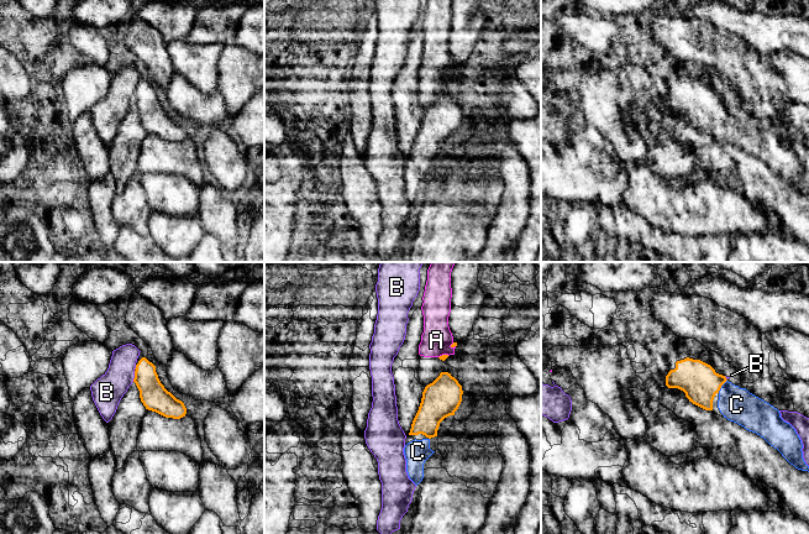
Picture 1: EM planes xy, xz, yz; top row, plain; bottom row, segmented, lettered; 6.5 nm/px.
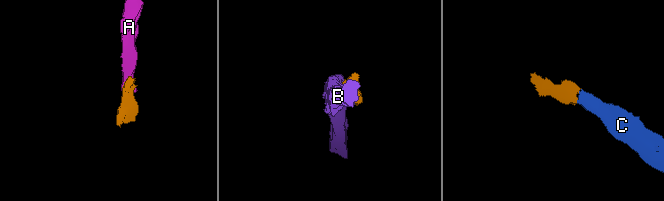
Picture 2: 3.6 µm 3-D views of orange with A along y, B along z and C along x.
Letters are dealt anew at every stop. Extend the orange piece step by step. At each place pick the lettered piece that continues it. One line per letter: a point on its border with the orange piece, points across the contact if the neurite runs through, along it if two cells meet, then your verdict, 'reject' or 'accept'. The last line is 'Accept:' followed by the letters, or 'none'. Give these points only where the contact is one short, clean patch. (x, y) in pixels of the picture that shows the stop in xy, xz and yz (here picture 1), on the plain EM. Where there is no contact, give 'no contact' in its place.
A: xz (444, 78) | along xz (448, 78), (439, 80) | reject
B: xy (135, 99) | along xy (135, 94), (132, 104) | reject
C: yz (721, 108) | across yz (699, 104), (702, 106), (721, 108), (736, 127) | accept
Accept: C

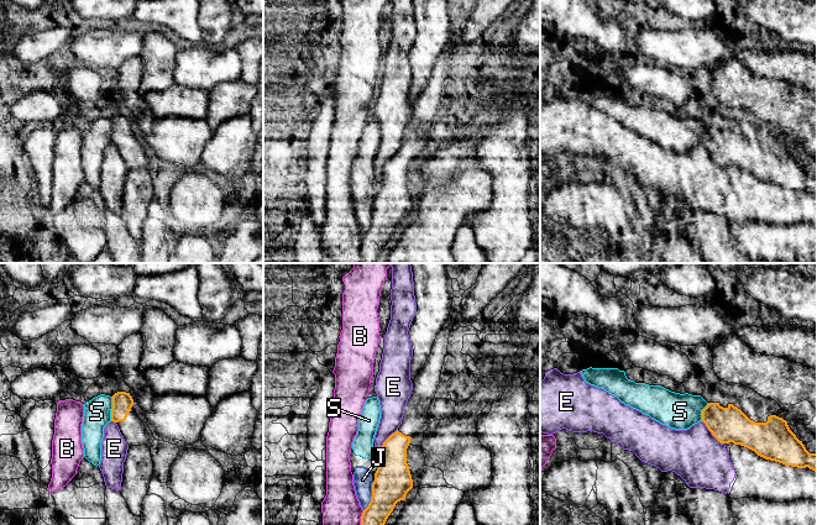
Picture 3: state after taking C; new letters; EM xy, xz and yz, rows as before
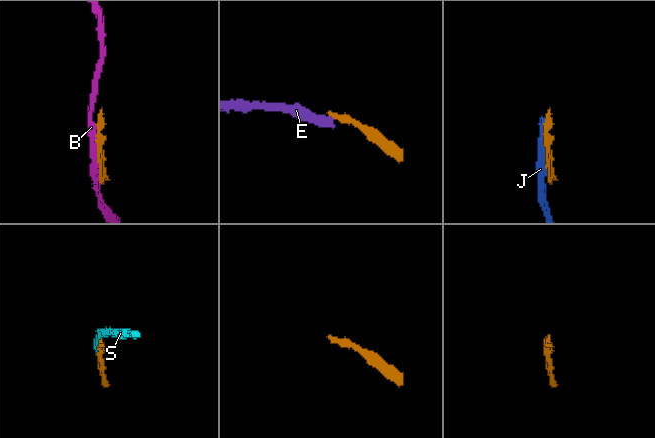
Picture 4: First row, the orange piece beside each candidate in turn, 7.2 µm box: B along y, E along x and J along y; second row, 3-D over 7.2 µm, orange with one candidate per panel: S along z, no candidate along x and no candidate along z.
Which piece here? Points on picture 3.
B: xz (361, 246) | reject
E: yz (711, 155) | along yz (702, 143), (707, 152), (723, 167) | reject
J: xz (371, 220) | reject
S: xy (111, 132) | along xy (110, 120), (111, 143) | reject
Accept: none

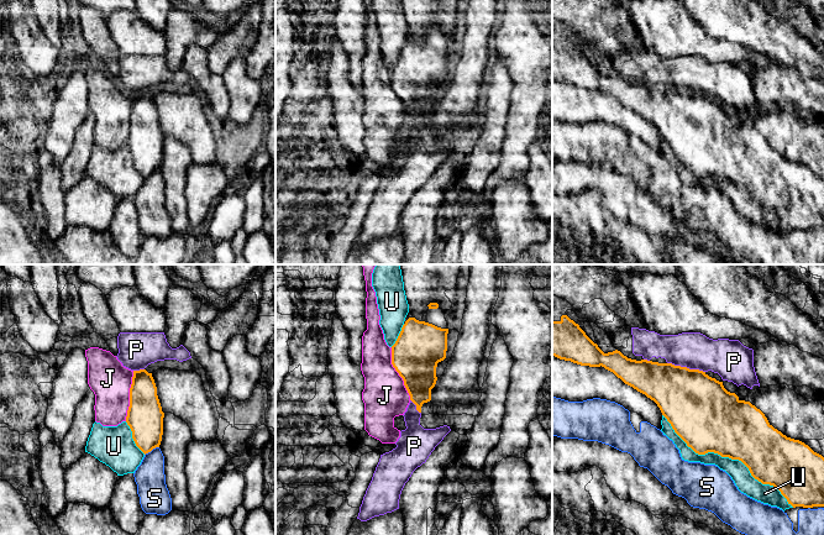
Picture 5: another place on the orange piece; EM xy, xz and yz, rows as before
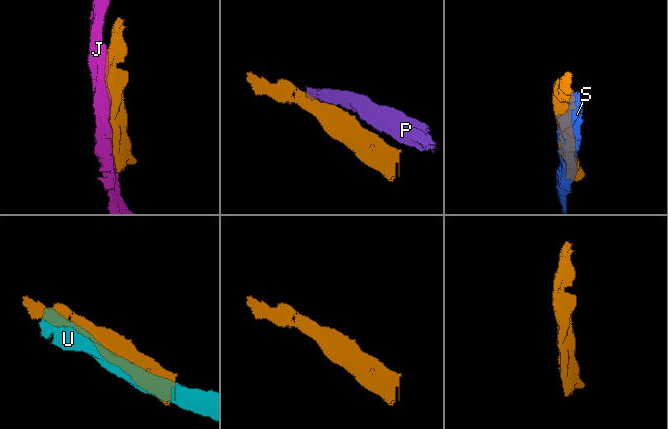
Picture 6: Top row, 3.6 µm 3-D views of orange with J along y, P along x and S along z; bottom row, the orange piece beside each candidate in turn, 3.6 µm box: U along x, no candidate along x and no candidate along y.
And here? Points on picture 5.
J: xz (398, 95) | reject
P: yz (686, 90) | reject
S: xy (151, 173) | reject
U: yz (727, 179) | reject
Accept: none

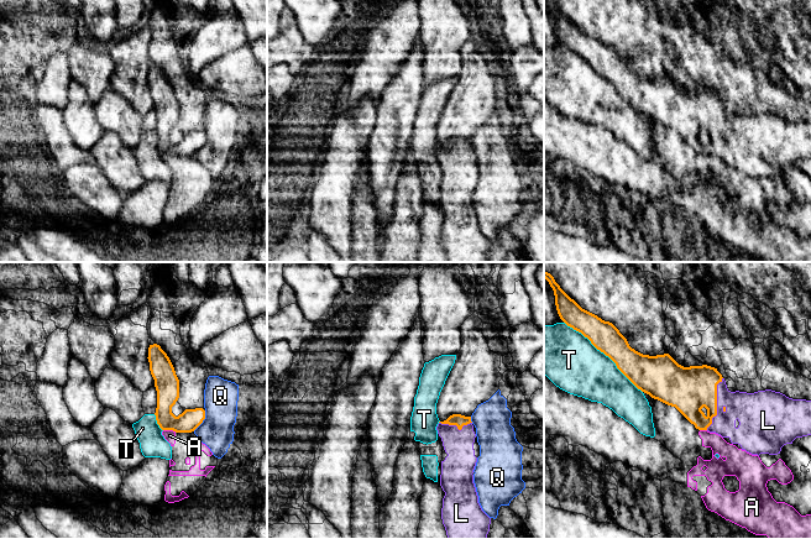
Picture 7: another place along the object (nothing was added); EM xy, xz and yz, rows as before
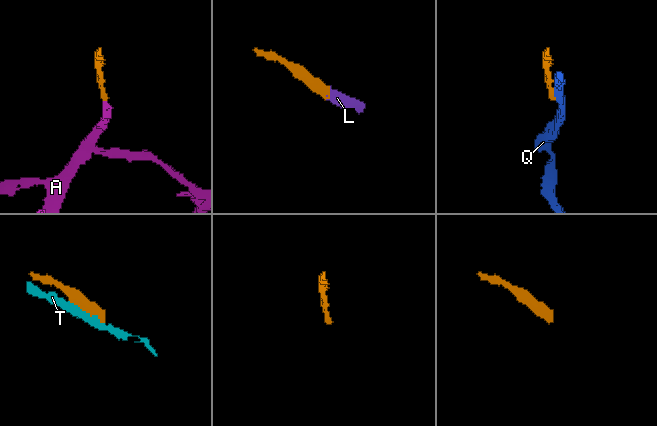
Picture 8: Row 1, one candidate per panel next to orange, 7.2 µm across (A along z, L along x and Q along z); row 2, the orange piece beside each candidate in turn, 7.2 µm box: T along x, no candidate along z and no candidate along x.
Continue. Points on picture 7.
A: xy (169, 152) | along xy (163, 152), (176, 155) | reject
L: yz (716, 126) | accept
Q: xy (203, 142) | reject
T: yz (603, 76) | reject
Accept: L

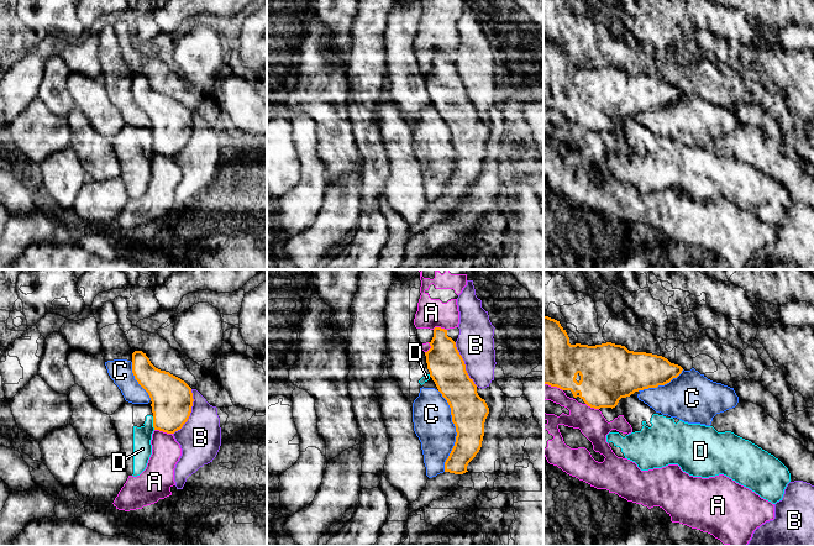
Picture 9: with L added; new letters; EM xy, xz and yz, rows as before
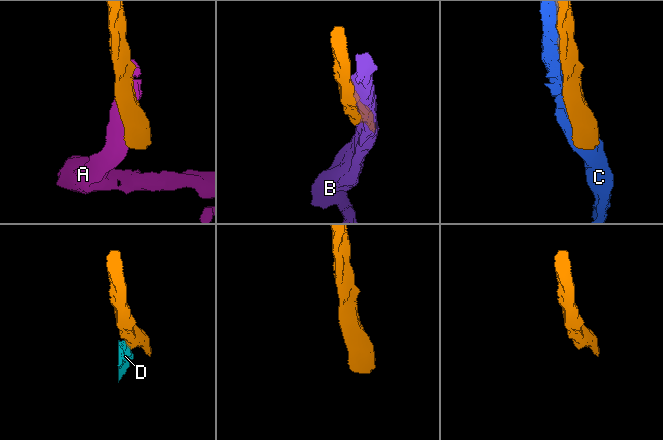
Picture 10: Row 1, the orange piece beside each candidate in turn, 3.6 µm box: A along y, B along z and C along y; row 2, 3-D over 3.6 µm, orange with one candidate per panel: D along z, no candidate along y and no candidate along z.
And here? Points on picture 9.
A: xy (163, 155) | reject
B: xy (190, 135) | reject
C: xz (456, 155) | reject
D: xy (153, 146) | along xy (152, 140), (152, 150), (155, 152) | reject
Accept: none

